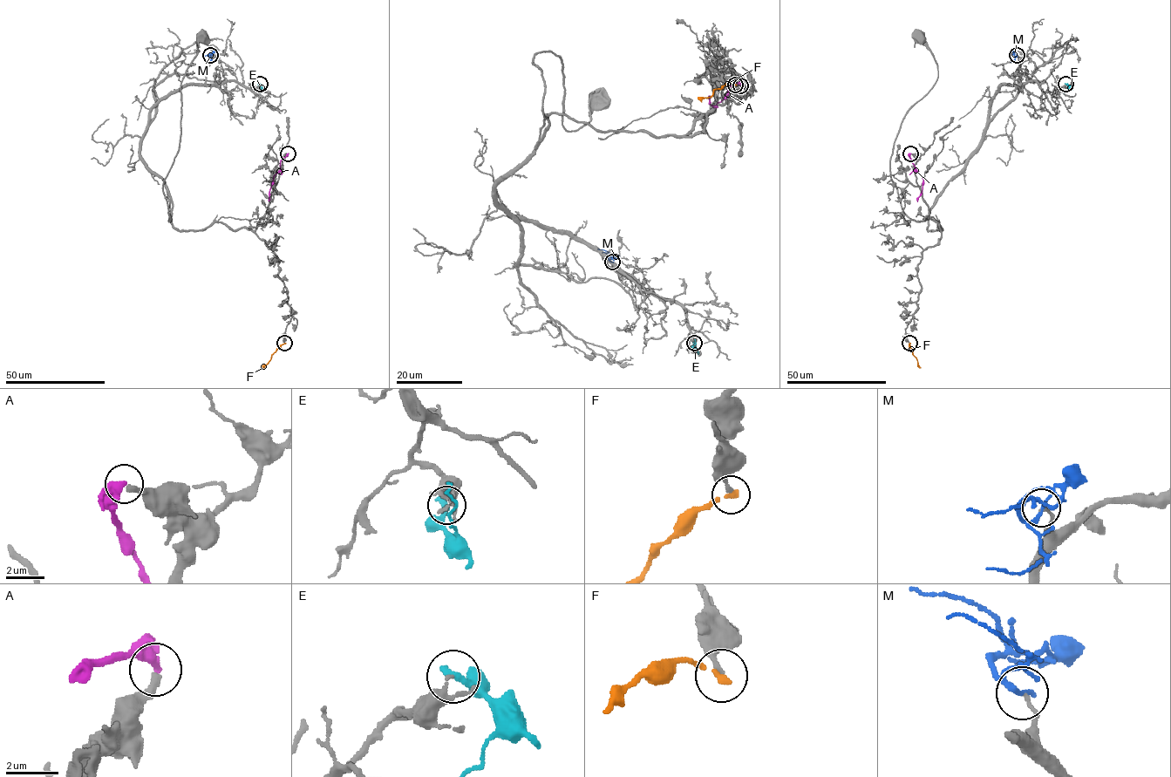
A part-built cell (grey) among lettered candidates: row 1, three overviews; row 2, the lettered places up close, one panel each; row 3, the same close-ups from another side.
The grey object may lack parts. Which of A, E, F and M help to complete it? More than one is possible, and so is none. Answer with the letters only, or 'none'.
M

